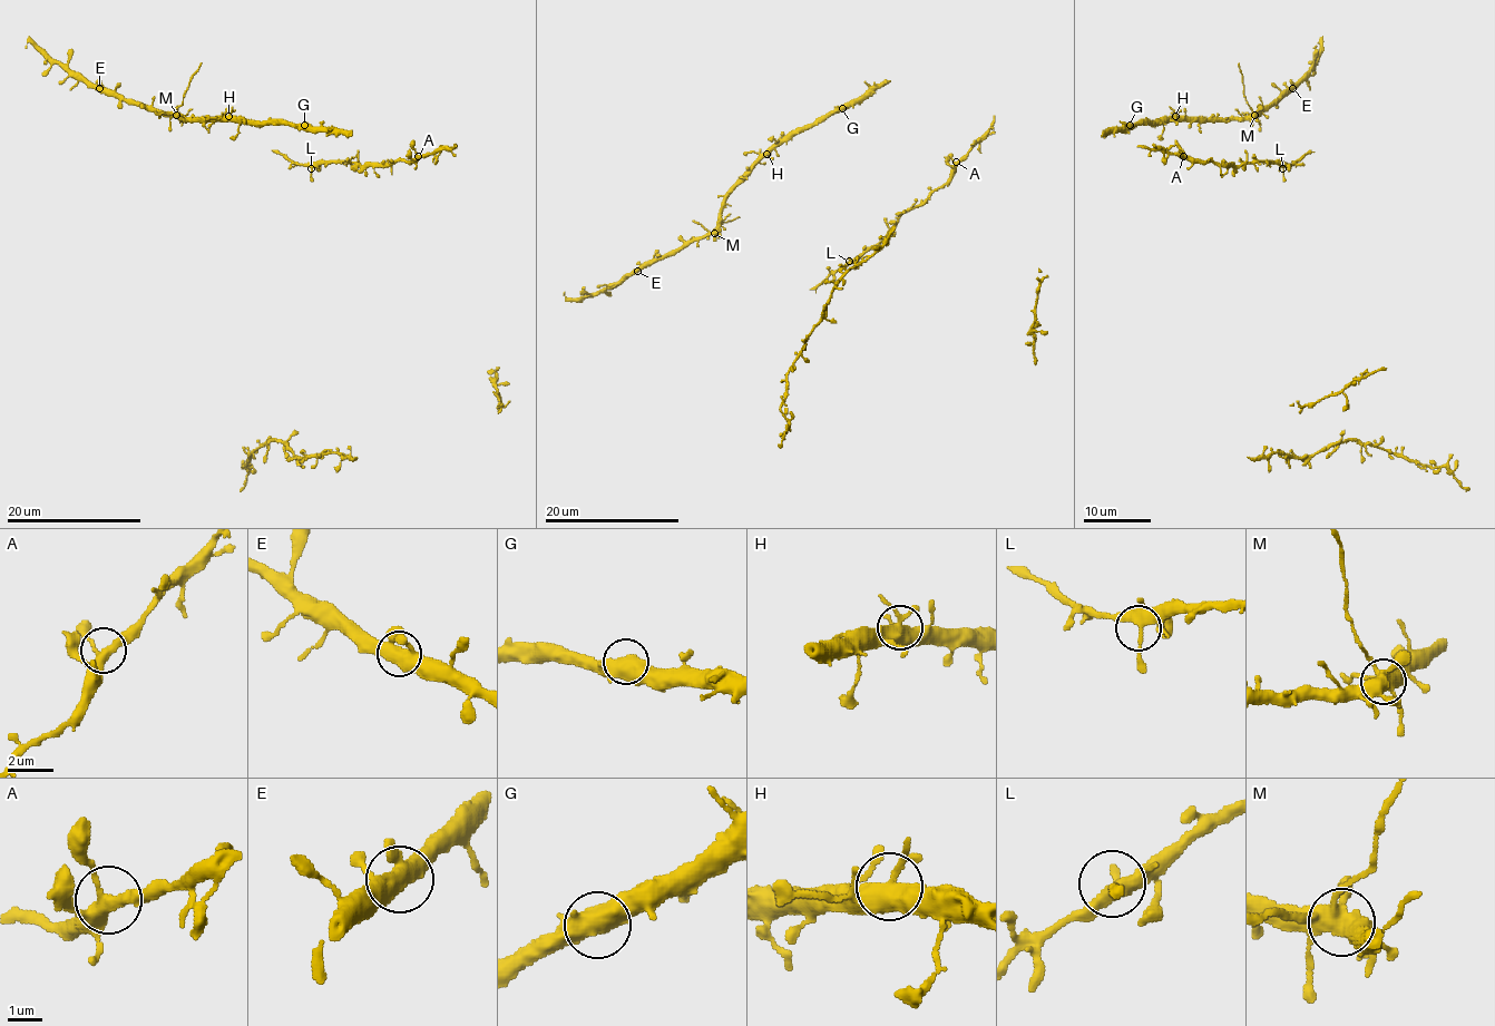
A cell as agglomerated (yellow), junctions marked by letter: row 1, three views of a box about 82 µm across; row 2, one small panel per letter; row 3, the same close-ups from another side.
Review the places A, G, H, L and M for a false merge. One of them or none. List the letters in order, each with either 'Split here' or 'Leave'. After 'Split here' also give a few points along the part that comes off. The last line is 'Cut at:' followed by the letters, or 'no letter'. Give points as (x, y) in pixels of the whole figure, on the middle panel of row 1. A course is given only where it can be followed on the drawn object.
A: Leave
G: Leave
H: Leave
L: Leave
M: Split here. Course of the part to remove: (714, 233), (693, 237), (663, 256), (646, 261), (599, 291), (568, 297), (564, 291)
Cut at: M

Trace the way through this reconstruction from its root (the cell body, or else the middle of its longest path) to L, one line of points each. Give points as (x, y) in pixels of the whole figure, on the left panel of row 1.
L: (410, 162), (364, 165), (321, 162), (311, 168)

